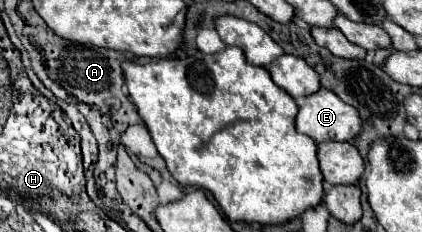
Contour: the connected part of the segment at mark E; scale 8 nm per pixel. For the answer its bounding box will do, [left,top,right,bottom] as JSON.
[296,89,362,143]

